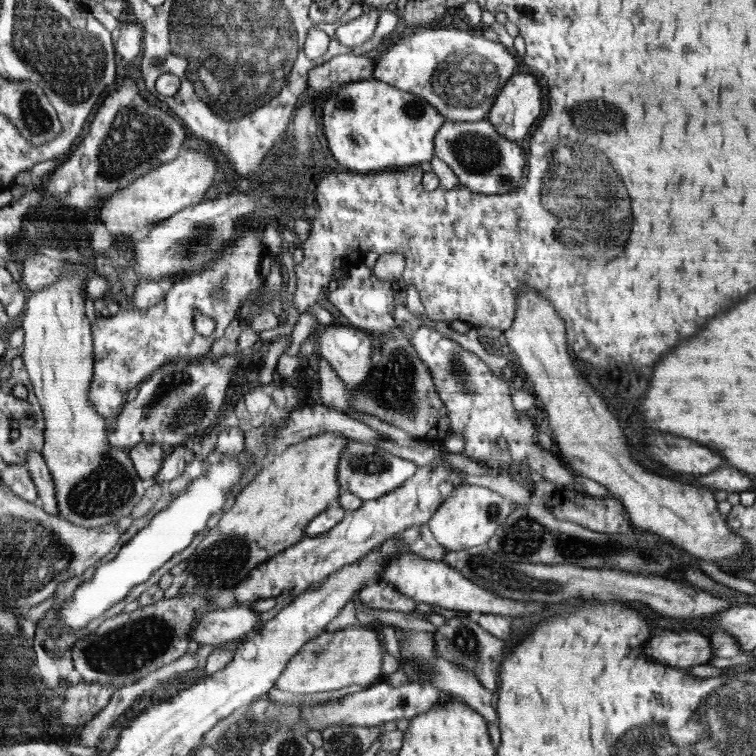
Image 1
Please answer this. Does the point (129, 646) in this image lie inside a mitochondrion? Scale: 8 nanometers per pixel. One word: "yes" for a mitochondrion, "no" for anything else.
yes

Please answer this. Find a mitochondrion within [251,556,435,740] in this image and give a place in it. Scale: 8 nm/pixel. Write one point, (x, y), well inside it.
(315, 652)

